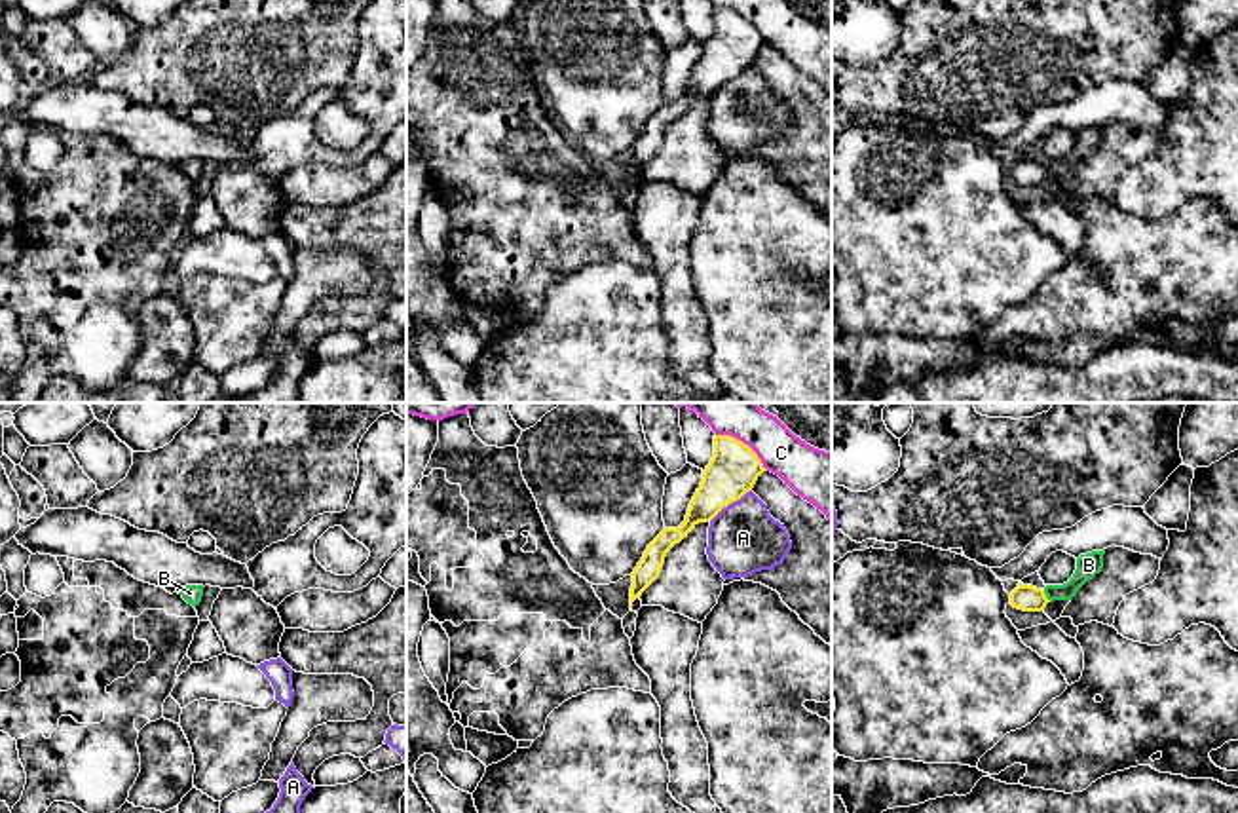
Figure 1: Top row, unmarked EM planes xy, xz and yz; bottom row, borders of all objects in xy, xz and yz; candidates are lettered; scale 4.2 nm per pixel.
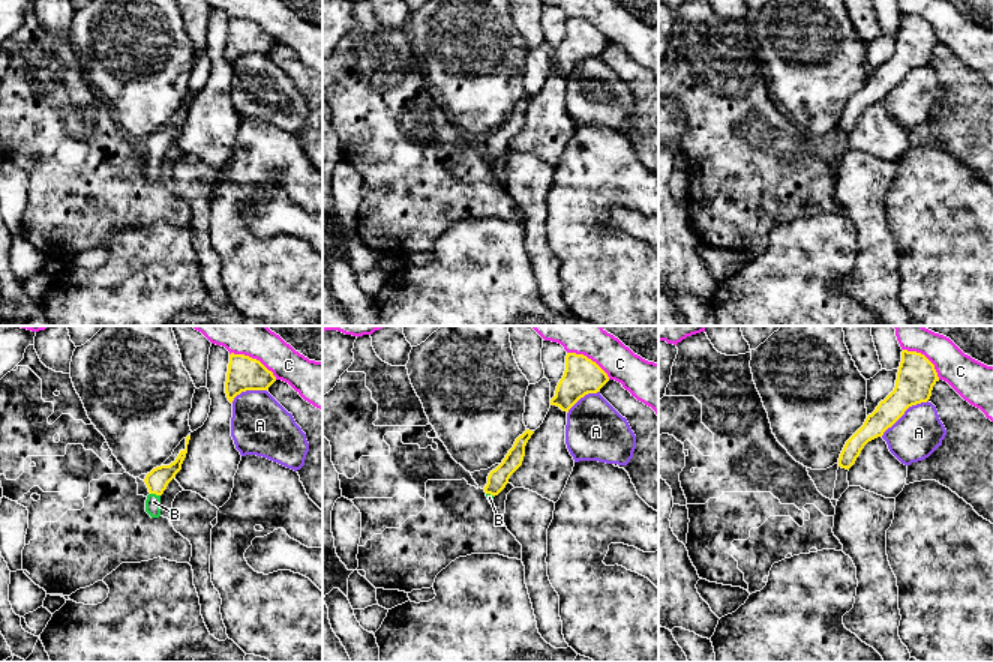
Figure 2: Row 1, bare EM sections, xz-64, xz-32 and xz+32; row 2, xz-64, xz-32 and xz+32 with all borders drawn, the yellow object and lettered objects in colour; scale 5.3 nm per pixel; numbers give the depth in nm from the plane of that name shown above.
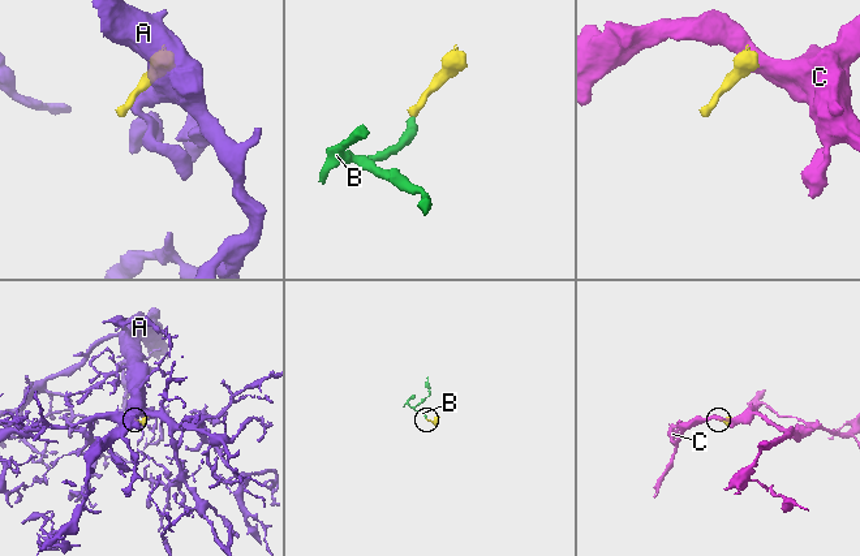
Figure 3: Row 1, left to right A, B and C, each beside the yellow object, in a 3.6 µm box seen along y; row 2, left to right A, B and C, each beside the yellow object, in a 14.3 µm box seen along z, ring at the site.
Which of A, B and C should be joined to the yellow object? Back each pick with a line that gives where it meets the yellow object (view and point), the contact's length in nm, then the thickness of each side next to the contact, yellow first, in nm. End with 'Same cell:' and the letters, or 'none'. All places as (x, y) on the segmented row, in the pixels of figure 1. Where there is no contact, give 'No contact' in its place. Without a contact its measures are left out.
B: Touches yellow at yz (1045, 595). Shared border 50 nm. Thickness 110 nm (yellow) against 100 nm
Same cell: B

